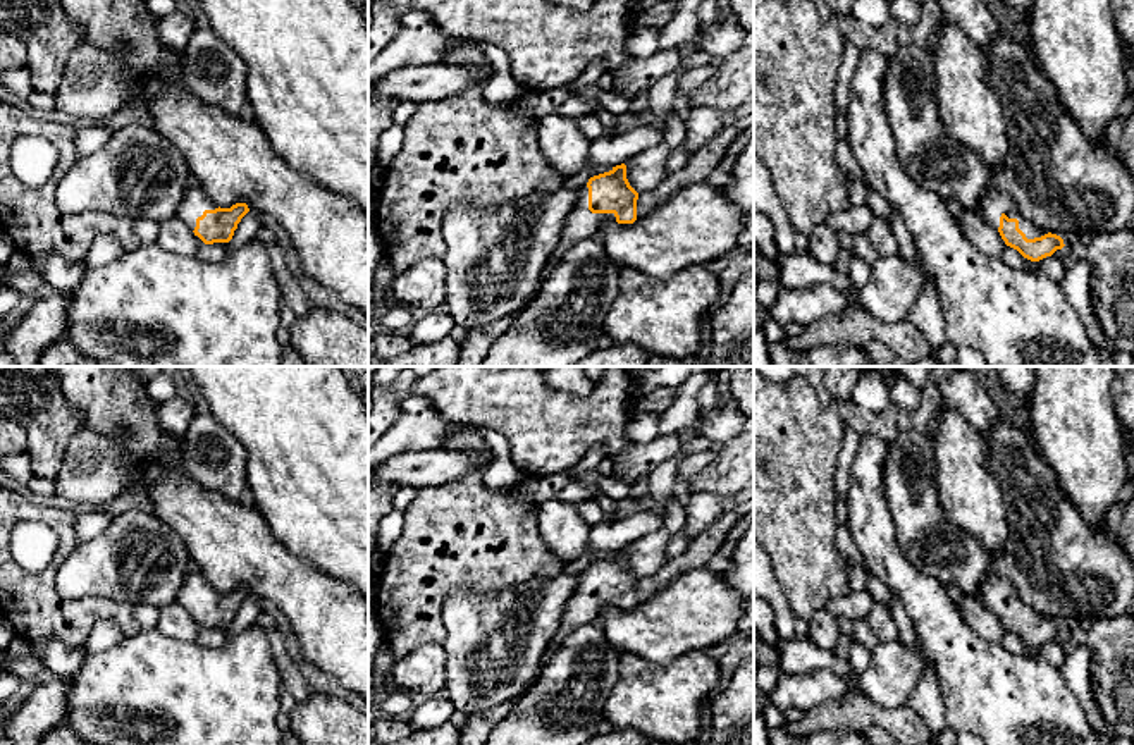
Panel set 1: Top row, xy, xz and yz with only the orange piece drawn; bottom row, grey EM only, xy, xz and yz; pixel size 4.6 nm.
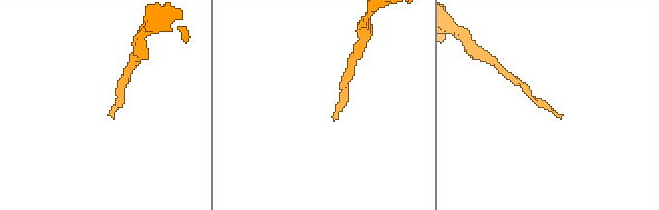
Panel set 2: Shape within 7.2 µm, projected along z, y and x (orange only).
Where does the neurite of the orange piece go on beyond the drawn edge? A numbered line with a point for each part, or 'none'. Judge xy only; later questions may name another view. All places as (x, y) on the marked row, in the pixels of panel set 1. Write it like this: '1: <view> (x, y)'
1: xy (195, 202)

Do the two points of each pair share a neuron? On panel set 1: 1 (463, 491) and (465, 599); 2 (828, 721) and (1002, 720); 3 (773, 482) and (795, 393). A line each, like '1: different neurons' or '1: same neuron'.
1: different neurons
2: different neurons
3: same neuron

